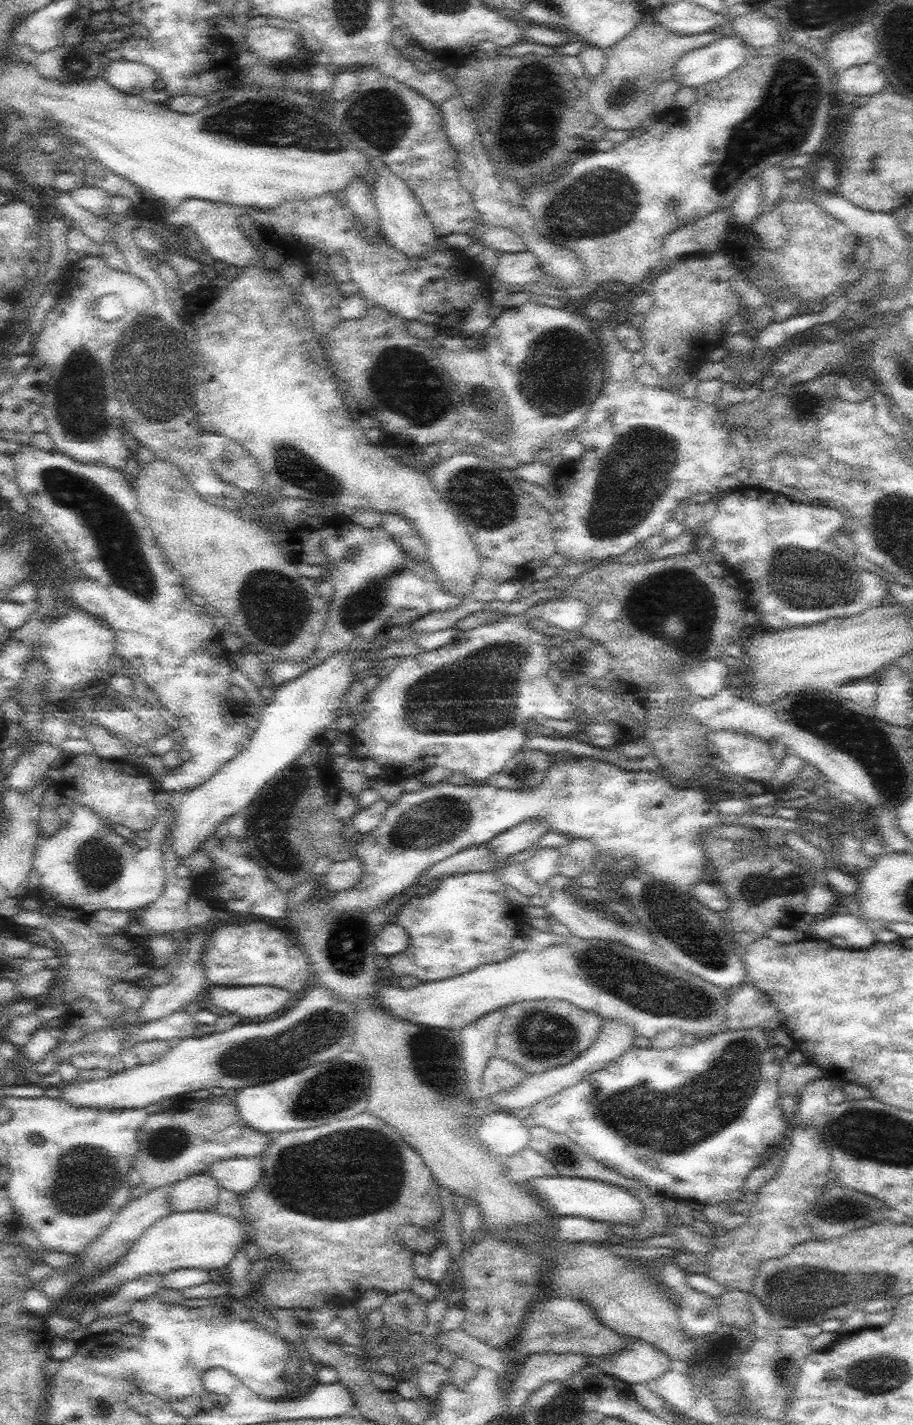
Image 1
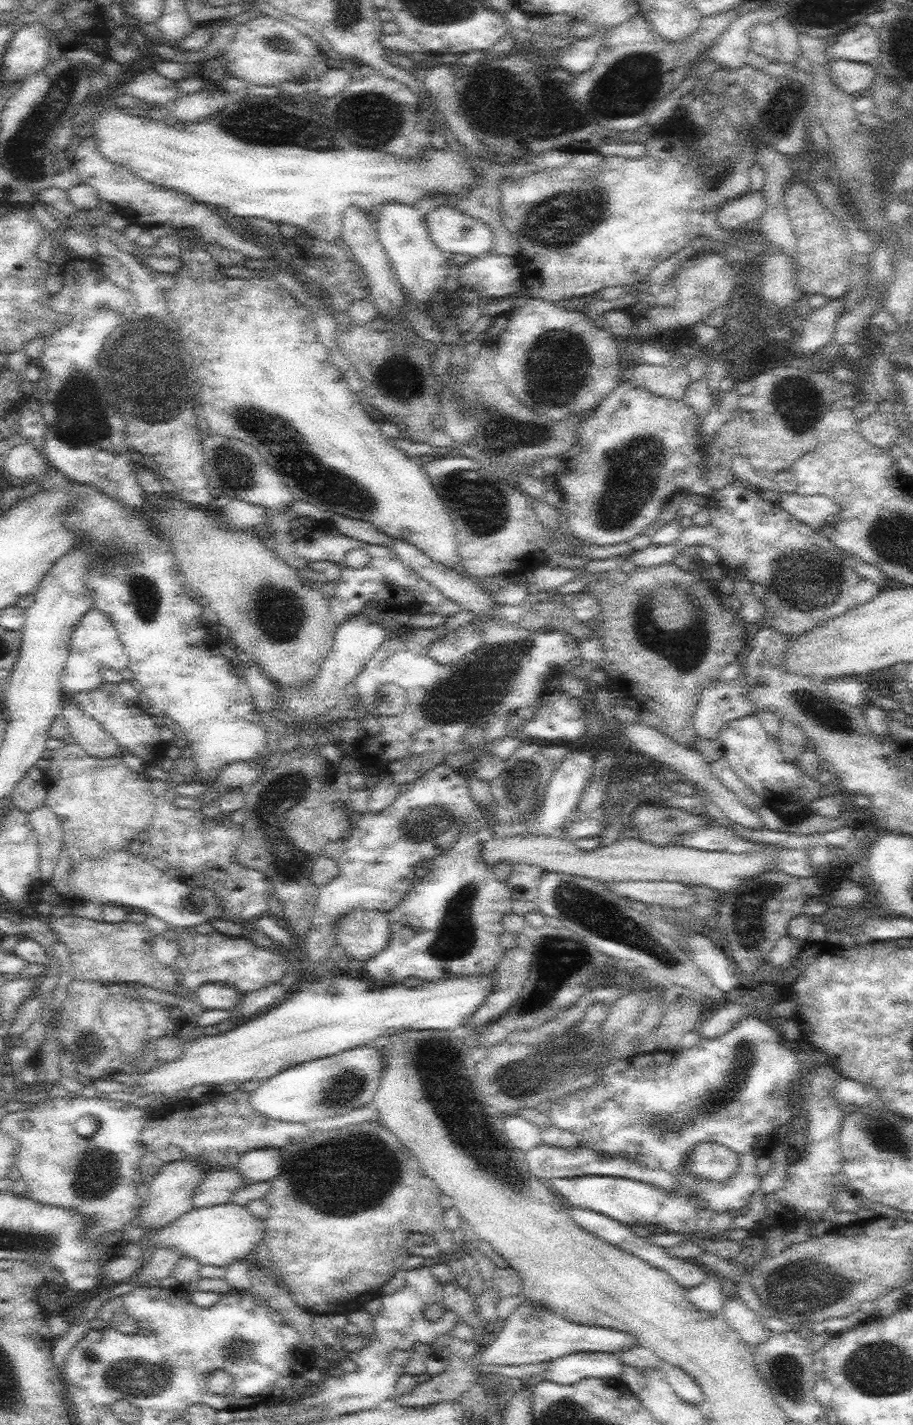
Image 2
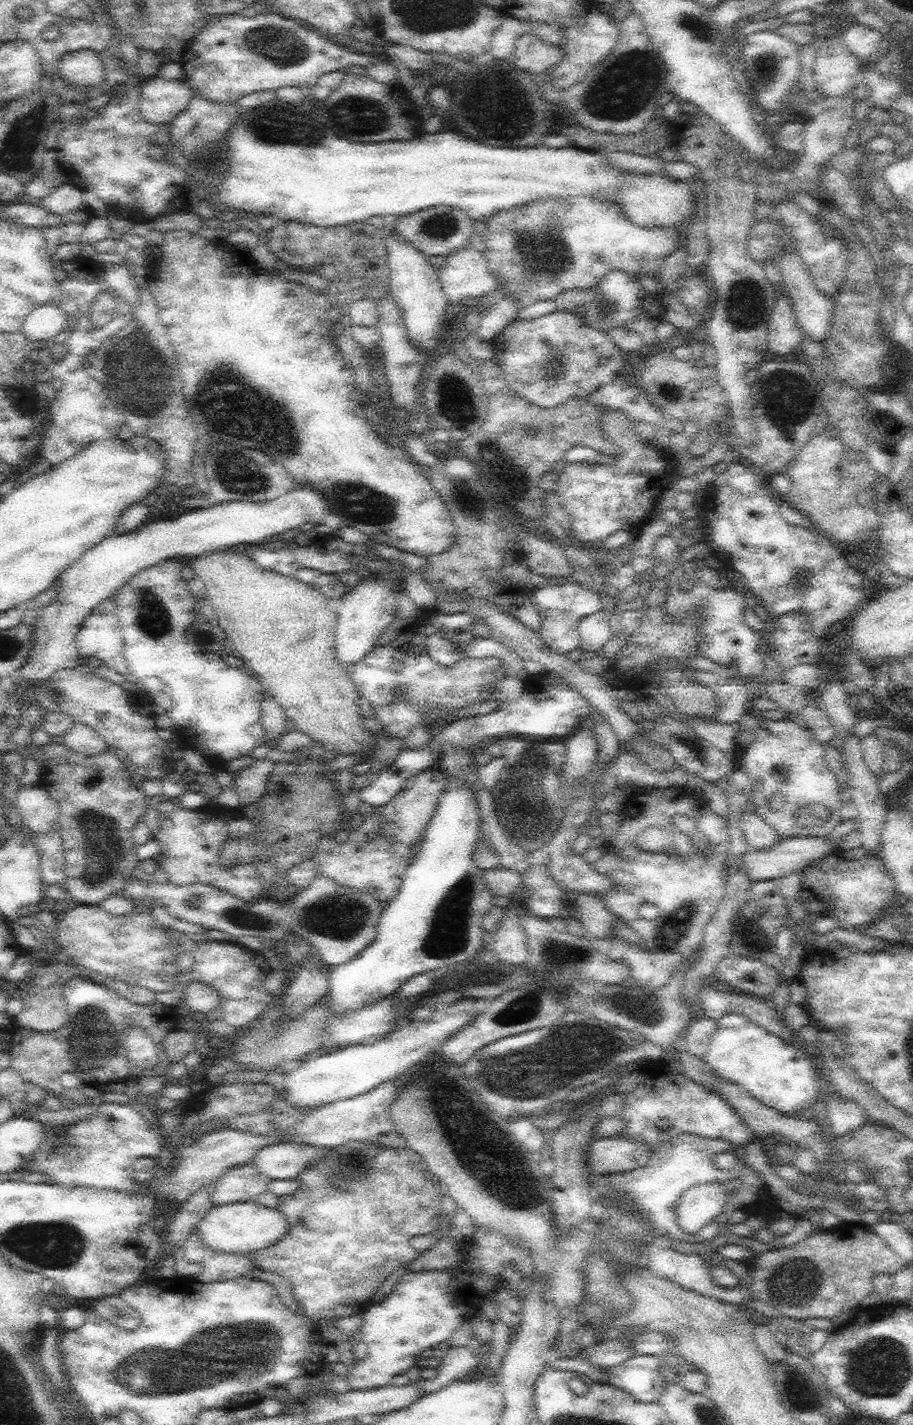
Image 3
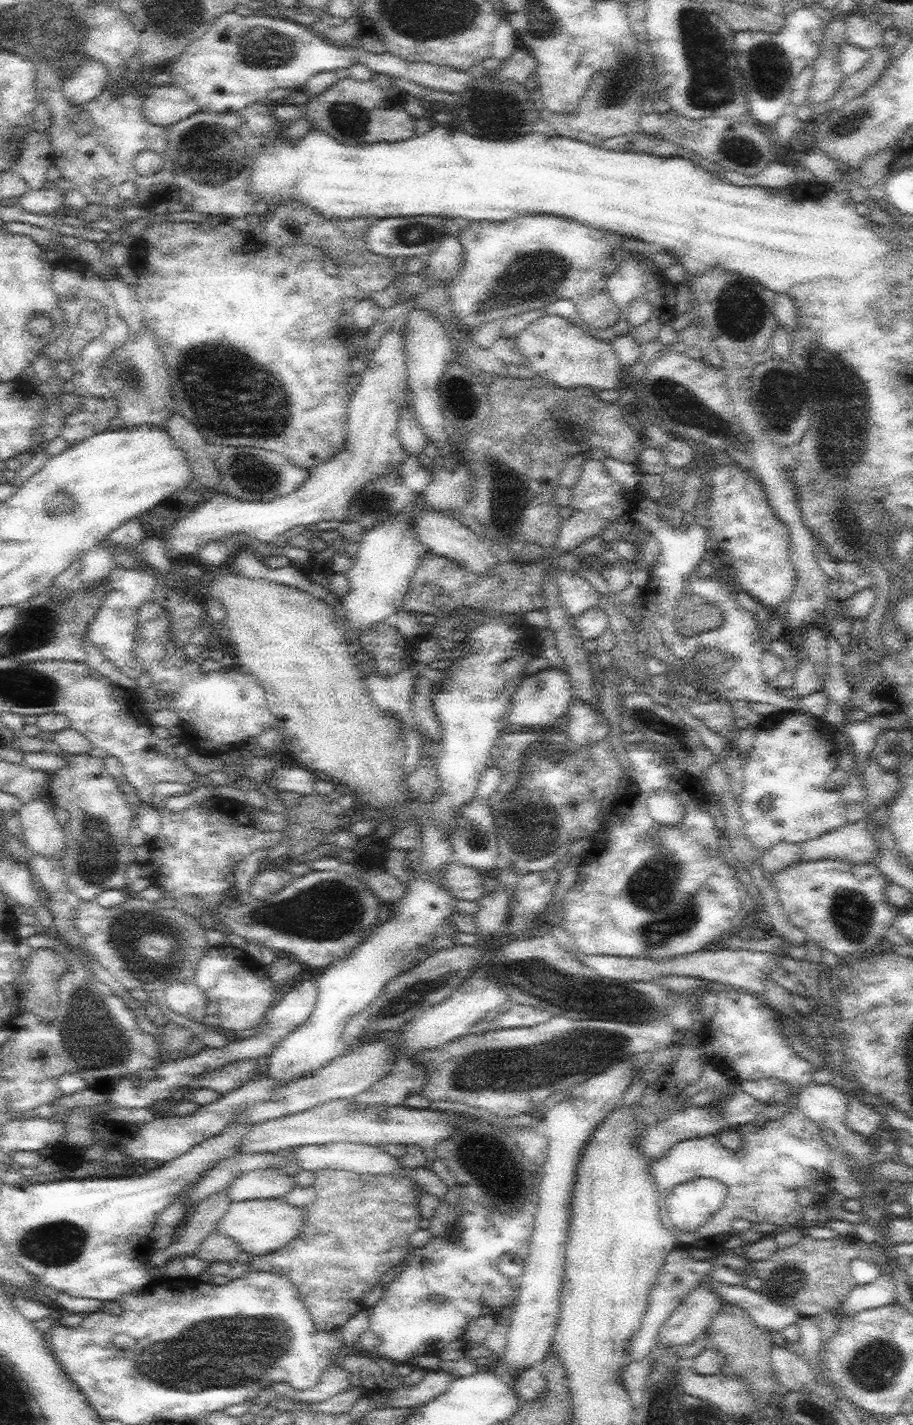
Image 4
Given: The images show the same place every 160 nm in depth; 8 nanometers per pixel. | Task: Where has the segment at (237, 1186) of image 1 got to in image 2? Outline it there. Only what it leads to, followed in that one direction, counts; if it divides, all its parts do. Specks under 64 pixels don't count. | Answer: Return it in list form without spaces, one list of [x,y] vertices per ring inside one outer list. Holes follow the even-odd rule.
[[[263,1148],[246,1152],[236,1167],[249,1184],[270,1181],[280,1174],[283,1165],[282,1151],[277,1148]]]

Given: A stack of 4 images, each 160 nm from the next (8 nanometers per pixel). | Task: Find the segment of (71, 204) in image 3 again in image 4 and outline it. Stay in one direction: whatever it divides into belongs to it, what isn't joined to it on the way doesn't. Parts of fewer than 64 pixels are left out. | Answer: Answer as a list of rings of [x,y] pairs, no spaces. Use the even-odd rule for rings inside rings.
[[[54,184],[38,190],[29,190],[21,196],[19,204],[26,212],[32,212],[32,214],[54,215],[56,210],[66,208],[62,204],[63,192]]]

